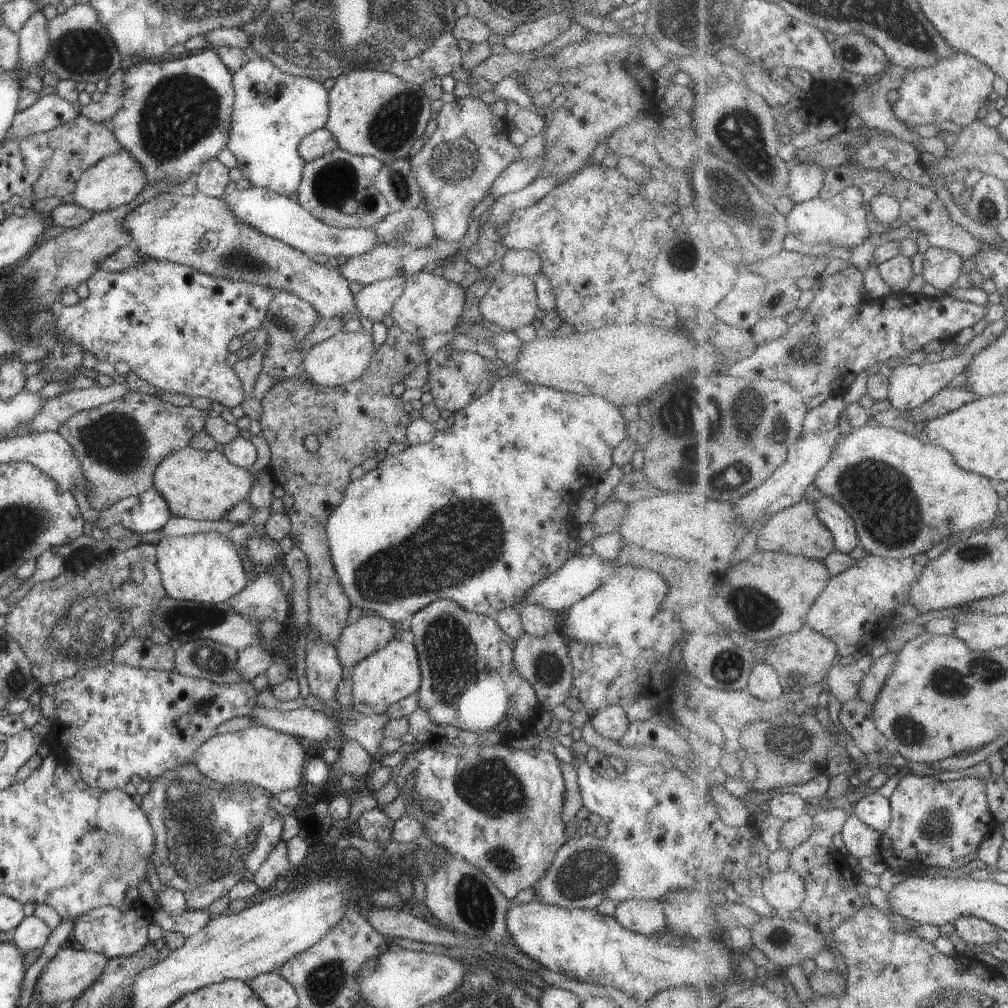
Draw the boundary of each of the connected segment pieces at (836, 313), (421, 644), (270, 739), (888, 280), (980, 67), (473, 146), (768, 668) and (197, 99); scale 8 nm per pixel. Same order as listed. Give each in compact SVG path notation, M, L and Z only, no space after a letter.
M853 265L841 268L821 281L818 281L816 277L815 284L813 284L814 299L803 311L801 320L788 327L787 332L775 342L767 342L765 346L760 344L752 353L751 358L740 359L735 366L731 364L729 374L737 378L753 380L753 382L757 378L781 380L791 384L806 400L817 394L833 394L833 368L835 368L835 394L846 394L851 382L867 368L873 368L876 364L903 365L906 356L925 348L925 344L932 340L938 340L941 344L949 343L961 330L972 329L989 312L983 306L959 300L953 296L922 299L911 306L903 306L893 295L871 300L865 296L865 292L861 294L863 288L863 271L861 272Z
M435 598L411 616L410 627L420 669L417 709L425 710L436 724L463 731L500 731L505 742L530 733L536 719L537 698L529 682L515 670L512 649L516 640L502 632L492 616L470 612L447 598Z
M253 723L237 732L216 733L207 738L195 750L191 762L203 777L218 785L246 783L276 796L283 790L296 789L302 778L307 756L299 741L293 736Z
M895 256L888 262L877 266L882 280L889 286L893 294L900 290L907 290L913 276L917 274L917 267L914 260L907 256Z
M957 53L957 56L945 58L933 68L907 69L904 81L898 88L899 98L890 106L894 116L909 127L940 125L946 121L969 127L977 120L979 110L991 96L995 76L996 73L975 56Z
M463 97L453 102L443 104L437 113L435 131L427 140L417 154L407 159L411 164L411 172L419 184L421 192L421 206L423 210L429 210L433 216L433 232L435 237L443 242L460 242L467 232L470 221L471 210L477 206L493 180L517 158L517 146L508 140L509 130L506 118L499 118L491 112L485 102L476 97Z
M757 662L753 674L749 678L748 692L760 700L778 700L783 696L786 688L780 682L775 668L766 662Z
M205 48L199 50L196 54L191 54L191 56L185 56L174 60L164 57L163 59L151 60L150 62L144 61L133 64L133 66L127 68L127 72L125 72L123 76L122 84L121 106L117 108L117 112L115 112L110 119L110 122L113 124L111 134L113 134L113 138L117 140L121 148L137 162L137 166L141 166L141 172L143 172L143 176L145 176L146 184L157 184L157 182L165 180L165 182L173 182L173 184L182 185L189 177L195 176L201 164L207 162L207 160L216 159L217 154L225 148L231 128L231 114L234 102L232 73L223 65L223 62L221 62L213 48Z

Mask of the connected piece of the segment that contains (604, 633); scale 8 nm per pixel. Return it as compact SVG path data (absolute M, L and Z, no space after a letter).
M619 564L610 580L567 608L565 624L560 624L560 633L581 644L597 644L601 648L620 645L624 639L633 637L660 610L665 594L667 584L656 572Z

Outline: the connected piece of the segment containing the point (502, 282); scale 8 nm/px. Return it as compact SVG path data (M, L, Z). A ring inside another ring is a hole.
M499 272L481 298L478 308L485 321L494 323L503 330L514 331L516 328L535 323L534 314L538 303L532 278Z

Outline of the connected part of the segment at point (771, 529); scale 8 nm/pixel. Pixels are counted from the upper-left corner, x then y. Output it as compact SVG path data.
M805 500L785 512L773 515L758 534L757 550L769 553L793 554L807 556L811 560L828 559L836 551L836 541L831 530L817 516L817 502Z

